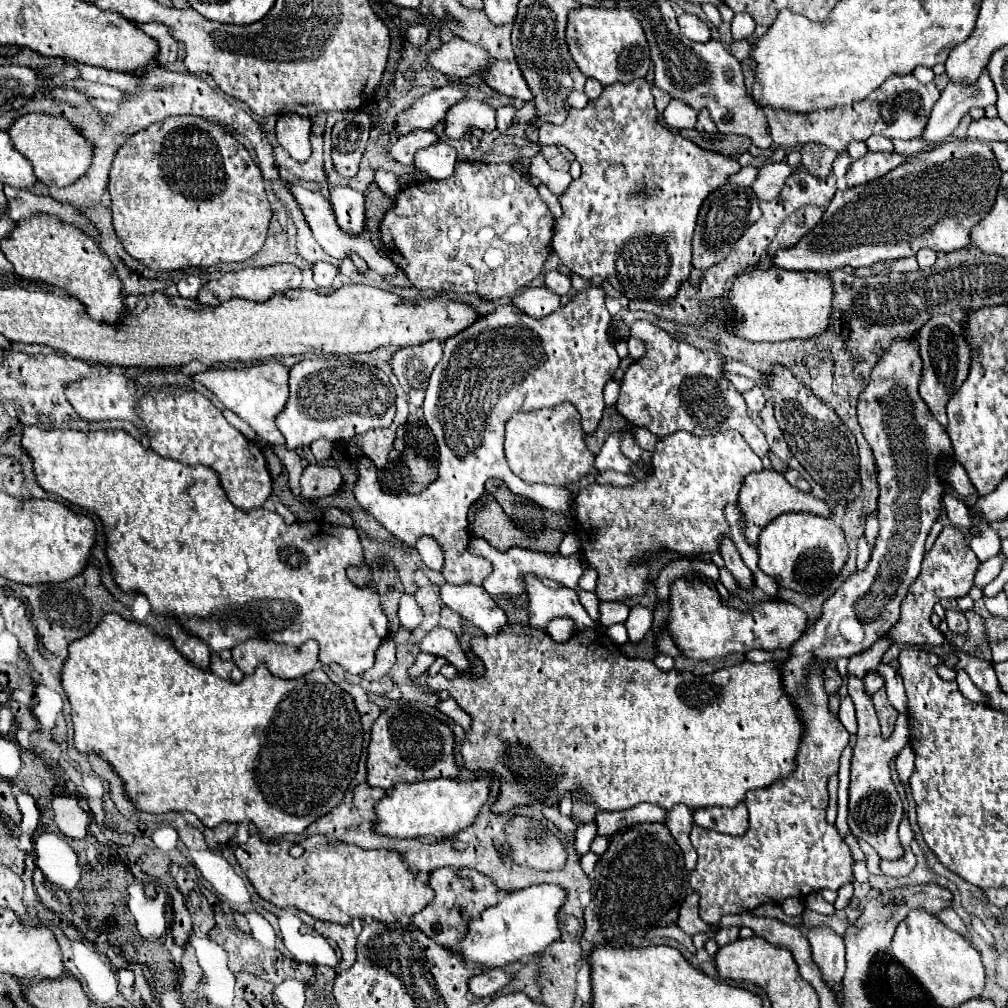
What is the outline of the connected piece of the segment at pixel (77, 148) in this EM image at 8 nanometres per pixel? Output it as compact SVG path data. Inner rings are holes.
M46 112L24 114L12 124L8 134L12 136L16 150L20 150L20 154L24 154L32 162L36 178L46 186L60 186L60 188L70 186L78 178L82 178L92 164L94 144L88 138L84 138L76 130L76 126L62 116Z

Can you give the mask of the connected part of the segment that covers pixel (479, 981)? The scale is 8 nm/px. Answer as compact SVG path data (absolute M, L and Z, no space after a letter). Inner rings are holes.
M490 968L488 972L482 972L478 976L472 976L468 980L468 992L476 998L492 996L496 990L504 988L510 982L510 978L500 968Z

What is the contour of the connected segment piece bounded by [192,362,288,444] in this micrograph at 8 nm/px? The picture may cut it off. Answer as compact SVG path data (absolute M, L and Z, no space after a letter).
M258 362L250 368L212 368L194 374L192 380L214 392L228 410L240 416L268 444L284 444L284 438L274 424L276 412L280 412L280 408L284 408L284 400L288 400L288 368L284 364Z

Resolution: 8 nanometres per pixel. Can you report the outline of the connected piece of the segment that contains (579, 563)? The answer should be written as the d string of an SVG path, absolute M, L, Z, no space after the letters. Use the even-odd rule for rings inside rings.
M472 538L472 552L480 552L480 556L488 556L488 560L492 560L492 576L488 576L488 580L484 580L484 590L496 600L496 598L506 598L508 602L514 602L522 592L524 592L524 578L528 574L534 574L538 578L548 578L554 580L562 586L570 586L576 588L578 578L582 576L582 572L586 570L586 562L582 560L580 554L574 554L570 558L564 558L560 554L544 554L544 552L532 552L526 548L510 548L506 552L500 552L496 548L492 548L484 538Z

